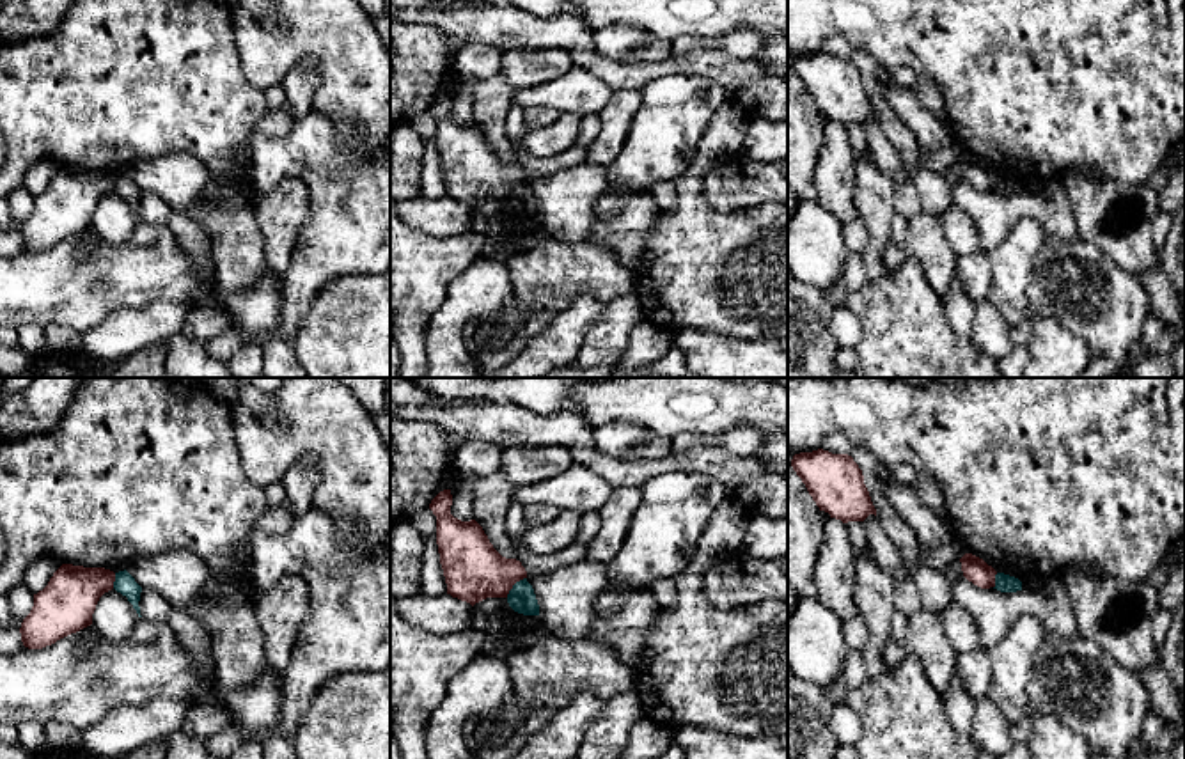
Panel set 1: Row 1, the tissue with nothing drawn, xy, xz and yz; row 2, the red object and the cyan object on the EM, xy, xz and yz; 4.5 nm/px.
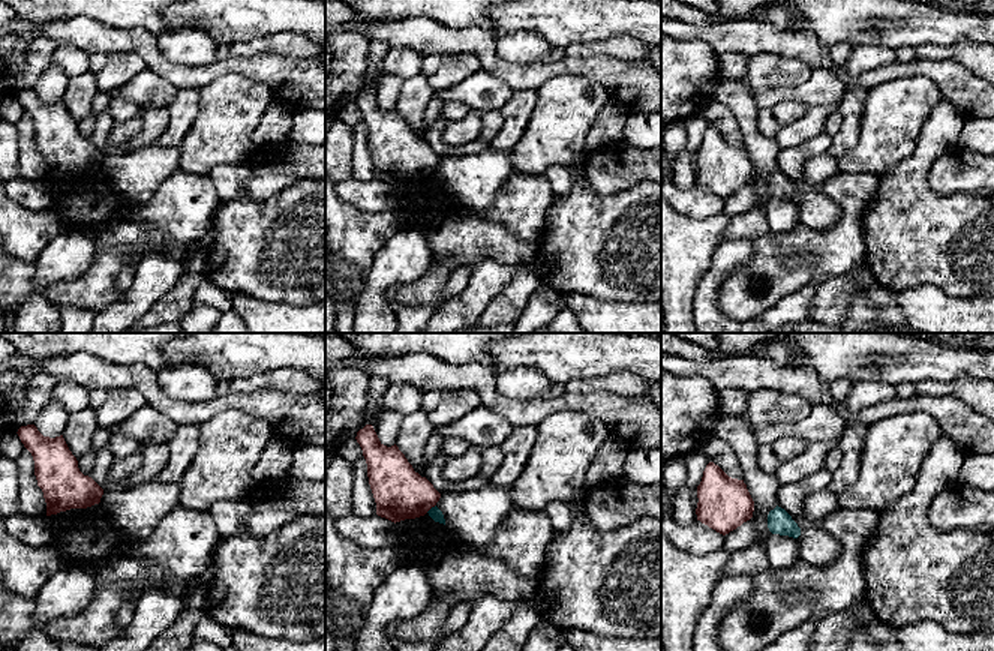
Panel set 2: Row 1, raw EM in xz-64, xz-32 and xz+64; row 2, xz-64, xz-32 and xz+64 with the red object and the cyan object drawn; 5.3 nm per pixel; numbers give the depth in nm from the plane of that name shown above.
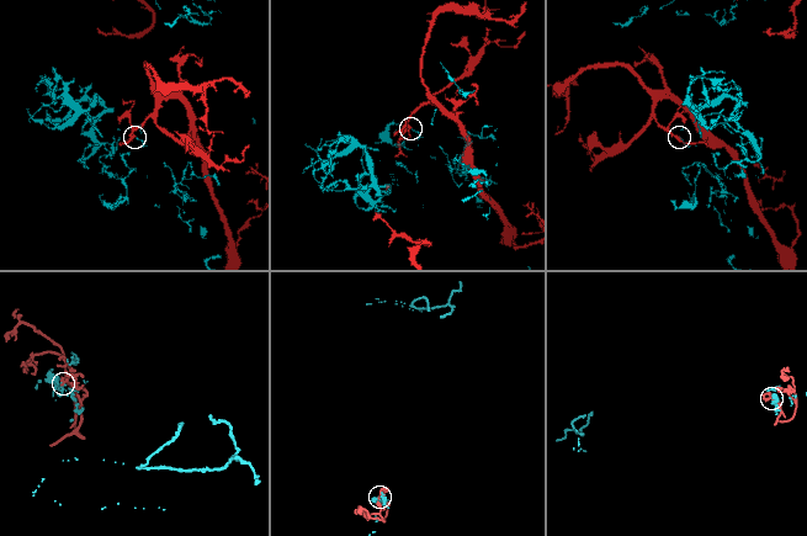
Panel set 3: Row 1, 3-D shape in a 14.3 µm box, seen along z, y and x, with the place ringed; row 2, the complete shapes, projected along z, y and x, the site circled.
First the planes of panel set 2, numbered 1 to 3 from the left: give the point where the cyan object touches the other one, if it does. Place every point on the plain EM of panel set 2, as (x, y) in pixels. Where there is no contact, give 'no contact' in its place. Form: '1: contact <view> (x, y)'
1: no contact
2: contact xz-32 (431, 171)
3: no contact

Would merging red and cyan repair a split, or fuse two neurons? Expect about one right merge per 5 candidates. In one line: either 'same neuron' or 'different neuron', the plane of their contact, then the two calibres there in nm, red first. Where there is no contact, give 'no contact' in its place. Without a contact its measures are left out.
different neuron; meets red in xz; 280 nm thick on the red side, 120 nm on the other

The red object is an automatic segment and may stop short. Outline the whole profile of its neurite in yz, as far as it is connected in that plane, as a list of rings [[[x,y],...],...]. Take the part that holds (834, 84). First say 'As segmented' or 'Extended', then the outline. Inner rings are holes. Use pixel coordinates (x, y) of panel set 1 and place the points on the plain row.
As segmented. [[[818,51],[795,57],[791,69],[820,113],[828,115],[830,121],[848,126],[876,119],[862,73],[851,59]]]

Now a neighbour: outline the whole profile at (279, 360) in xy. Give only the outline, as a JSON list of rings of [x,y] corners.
[[[270,339],[263,344],[263,374],[266,378],[309,378],[291,344],[282,339]]]

